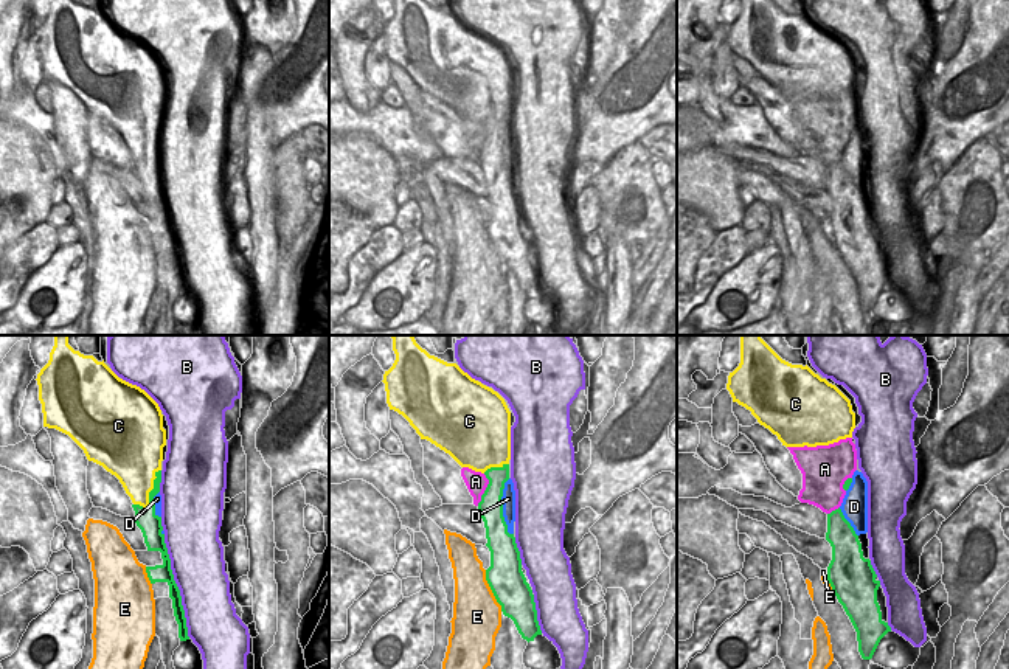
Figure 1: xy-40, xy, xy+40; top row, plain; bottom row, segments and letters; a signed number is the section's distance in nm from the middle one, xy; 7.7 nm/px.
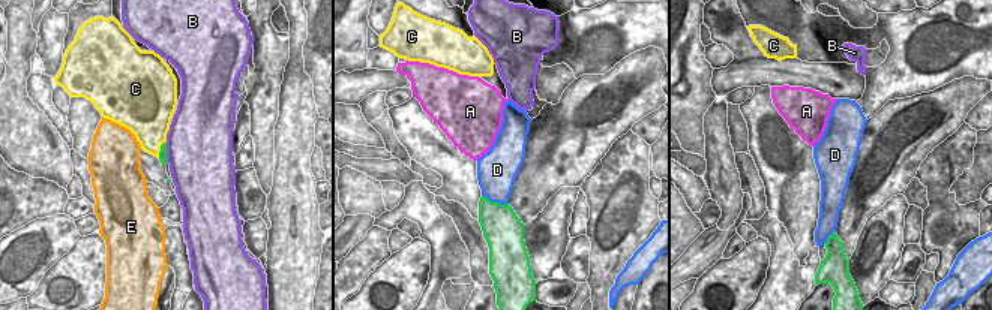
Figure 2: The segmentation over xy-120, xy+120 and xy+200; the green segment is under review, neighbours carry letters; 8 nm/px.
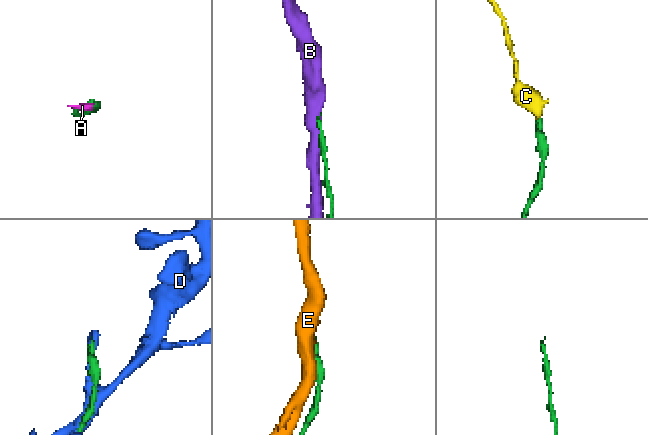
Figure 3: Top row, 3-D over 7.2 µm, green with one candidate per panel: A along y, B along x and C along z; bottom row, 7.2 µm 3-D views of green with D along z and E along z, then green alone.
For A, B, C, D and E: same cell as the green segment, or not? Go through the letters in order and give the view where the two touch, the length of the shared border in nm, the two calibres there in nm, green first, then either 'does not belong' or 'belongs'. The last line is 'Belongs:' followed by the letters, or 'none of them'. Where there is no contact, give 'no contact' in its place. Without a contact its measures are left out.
A: xy | 260 nm | 190/160 nm | does not belong
B: xy-40 | 850 nm | 140/420 nm | does not belong
C: xy-40 | 360 nm | 170/320 nm | belongs
D: xy | 440 nm | 190/110 nm | does not belong
E: xy | 360 nm | 280/380 nm | does not belong
Belongs: C

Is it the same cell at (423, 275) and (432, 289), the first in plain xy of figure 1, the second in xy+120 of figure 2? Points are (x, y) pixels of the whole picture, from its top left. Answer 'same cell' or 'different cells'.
different cells

